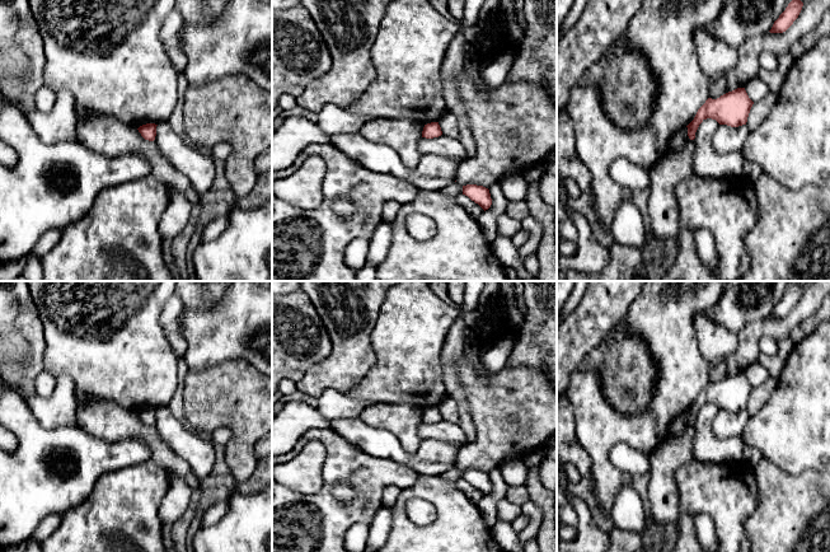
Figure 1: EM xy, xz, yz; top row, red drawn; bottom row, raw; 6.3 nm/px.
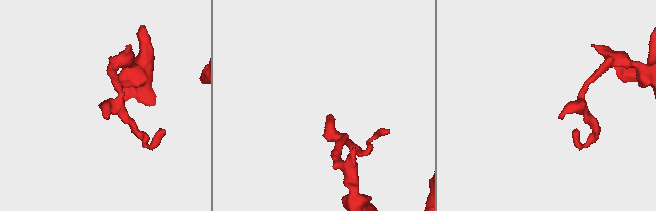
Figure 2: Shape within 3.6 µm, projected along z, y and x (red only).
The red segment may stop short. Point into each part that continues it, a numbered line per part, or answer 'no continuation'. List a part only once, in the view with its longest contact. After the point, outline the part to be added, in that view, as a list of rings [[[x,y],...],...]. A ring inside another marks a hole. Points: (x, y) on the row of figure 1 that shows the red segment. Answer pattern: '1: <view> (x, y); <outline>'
no continuation

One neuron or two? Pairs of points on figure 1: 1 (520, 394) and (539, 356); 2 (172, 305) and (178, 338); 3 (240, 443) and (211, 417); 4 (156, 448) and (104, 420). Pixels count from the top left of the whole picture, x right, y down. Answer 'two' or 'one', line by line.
1: two
2: one
3: one
4: one

